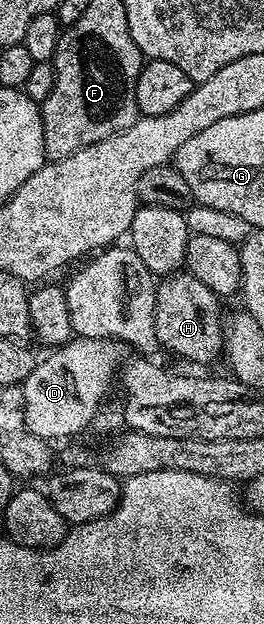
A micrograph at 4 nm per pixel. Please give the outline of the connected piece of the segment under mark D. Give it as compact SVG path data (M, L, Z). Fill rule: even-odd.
M74 337L63 346L56 347L45 359L34 365L31 376L23 383L25 391L25 423L36 438L72 439L72 434L85 430L93 422L101 397L115 382L126 361L126 347L109 338L91 339Z

